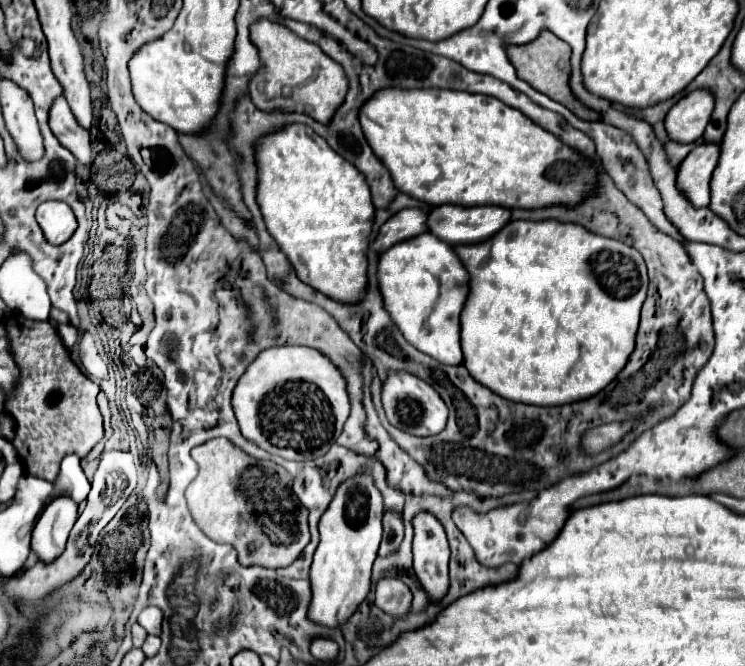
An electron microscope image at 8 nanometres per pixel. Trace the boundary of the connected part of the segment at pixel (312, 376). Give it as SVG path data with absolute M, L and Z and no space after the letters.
M302 345L262 351L238 379L232 409L242 435L260 449L284 459L308 461L328 453L350 415L346 383L320 351Z

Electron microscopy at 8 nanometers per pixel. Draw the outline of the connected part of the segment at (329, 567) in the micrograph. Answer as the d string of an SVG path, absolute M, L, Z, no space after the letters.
M370 475L346 479L320 519L320 543L310 567L312 601L308 619L324 627L342 627L370 593L372 563L382 541L382 495Z

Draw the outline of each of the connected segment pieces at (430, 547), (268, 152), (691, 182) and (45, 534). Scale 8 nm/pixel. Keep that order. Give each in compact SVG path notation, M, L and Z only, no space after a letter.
M418 513L414 517L414 571L434 603L444 599L450 587L448 559L450 547L446 533L434 515Z
M302 123L280 127L276 135L260 139L260 147L256 147L256 167L260 167L260 187L256 187L256 201L260 203L268 233L294 265L298 279L316 291L322 291L324 295L332 295L336 301L356 303L362 297L368 281L366 249L374 223L374 205L364 175L356 171L352 163L336 155L336 151L332 151L332 147L328 147L320 135Z
M702 143L688 153L678 167L676 187L688 195L692 207L708 207L710 203L710 177L720 155L720 145Z
M56 497L44 509L38 523L32 531L32 553L38 555L38 561L52 563L56 561L66 545L68 533L78 519L78 507L70 497Z

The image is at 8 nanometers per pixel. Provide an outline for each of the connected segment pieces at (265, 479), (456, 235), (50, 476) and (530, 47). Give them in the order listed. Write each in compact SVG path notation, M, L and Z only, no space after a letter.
M218 437L206 441L192 449L192 459L198 463L198 477L186 489L188 509L192 513L194 523L202 529L206 537L216 543L228 543L238 551L240 565L260 565L260 567L288 567L310 541L308 533L308 511L302 507L298 497L292 491L292 475L272 461L258 461L238 447L234 447L228 439Z
M438 205L428 213L428 231L438 239L446 241L448 245L470 245L490 239L496 231L500 231L510 221L510 211L498 205L476 205L476 207L462 207L462 205Z
M12 313L6 321L6 337L10 341L12 357L16 359L20 367L20 379L12 391L12 395L4 403L4 411L14 419L16 423L16 435L12 445L18 451L20 463L24 467L24 473L30 477L38 477L44 481L54 481L58 475L60 461L64 455L78 455L80 459L86 457L96 443L104 439L104 425L102 425L102 413L96 403L96 395L100 393L100 387L90 381L70 359L68 349L64 347L58 331L50 321L32 321L26 317L18 317L20 313Z
M544 29L532 43L526 45L506 45L508 51L508 59L514 63L514 69L518 73L518 77L522 81L528 81L528 85L532 85L536 91L548 95L550 99L562 103L564 107L568 107L576 117L584 119L584 121L596 121L600 119L598 113L586 109L572 93L568 87L568 75L570 75L570 47L568 43L564 43L560 37L552 35L552 31Z

